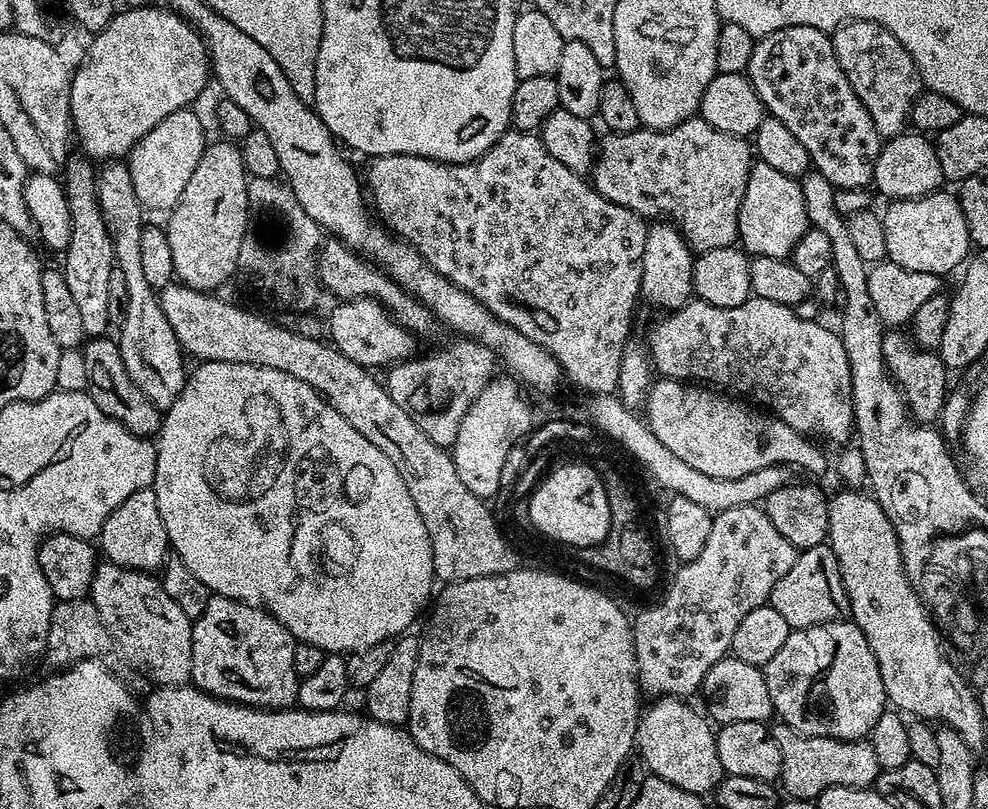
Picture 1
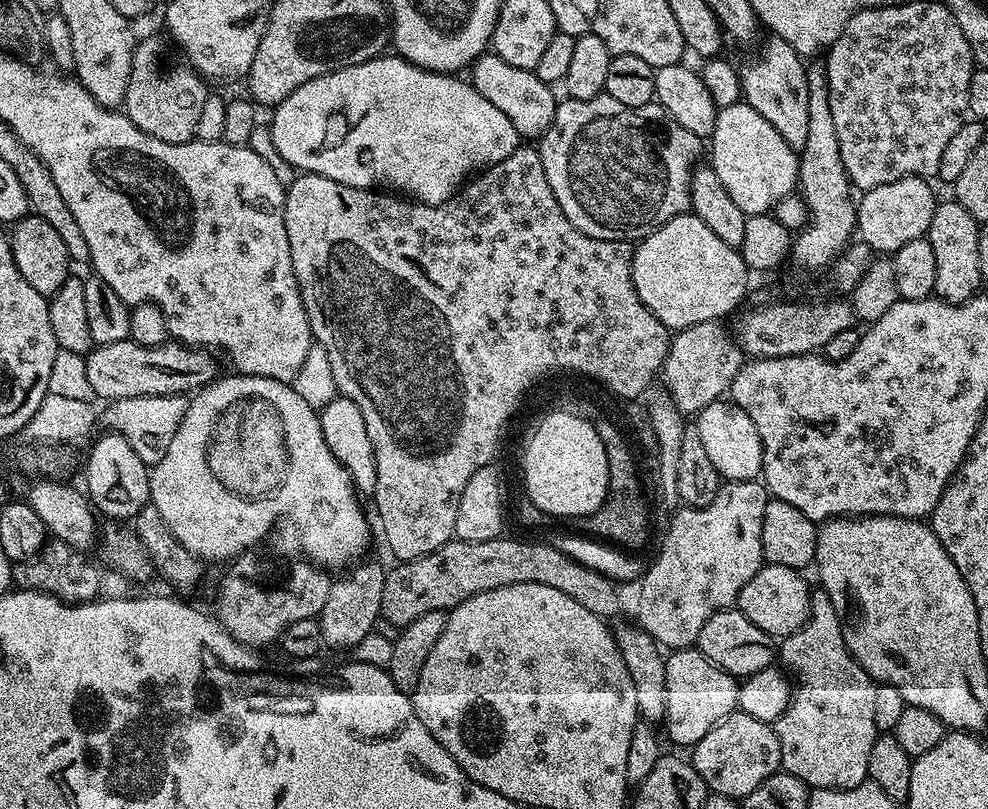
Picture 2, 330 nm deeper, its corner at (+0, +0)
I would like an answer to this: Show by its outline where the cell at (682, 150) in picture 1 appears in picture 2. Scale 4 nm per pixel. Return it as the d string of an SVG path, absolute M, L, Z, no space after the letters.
M601 94L589 100L564 98L557 103L554 120L539 137L538 151L546 182L562 206L562 214L582 230L599 240L639 242L667 220L685 215L691 209L690 182L700 156L701 137L690 134L670 118L667 110L655 102L631 108Z

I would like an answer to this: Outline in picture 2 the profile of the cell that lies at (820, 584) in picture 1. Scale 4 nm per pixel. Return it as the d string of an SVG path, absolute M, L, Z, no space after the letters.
M765 563L763 568L742 586L738 594L735 607L758 630L766 630L774 638L783 638L794 634L808 621L810 606L812 605L813 589L803 580L801 573L790 566L778 566L777 564Z

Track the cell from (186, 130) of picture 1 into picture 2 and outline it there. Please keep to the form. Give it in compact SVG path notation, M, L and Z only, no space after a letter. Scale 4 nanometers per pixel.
M163 35L148 36L137 43L132 51L130 82L126 86L123 111L138 126L162 142L181 144L187 140L223 141L226 119L225 97L208 96L209 85L196 69L181 62L181 53Z

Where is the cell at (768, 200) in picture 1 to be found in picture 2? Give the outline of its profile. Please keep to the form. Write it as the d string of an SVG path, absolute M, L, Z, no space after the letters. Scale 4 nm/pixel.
M737 102L719 109L710 137L710 166L722 178L726 194L743 210L745 216L771 213L779 200L793 195L800 178L798 153L786 146L786 138L750 105Z

